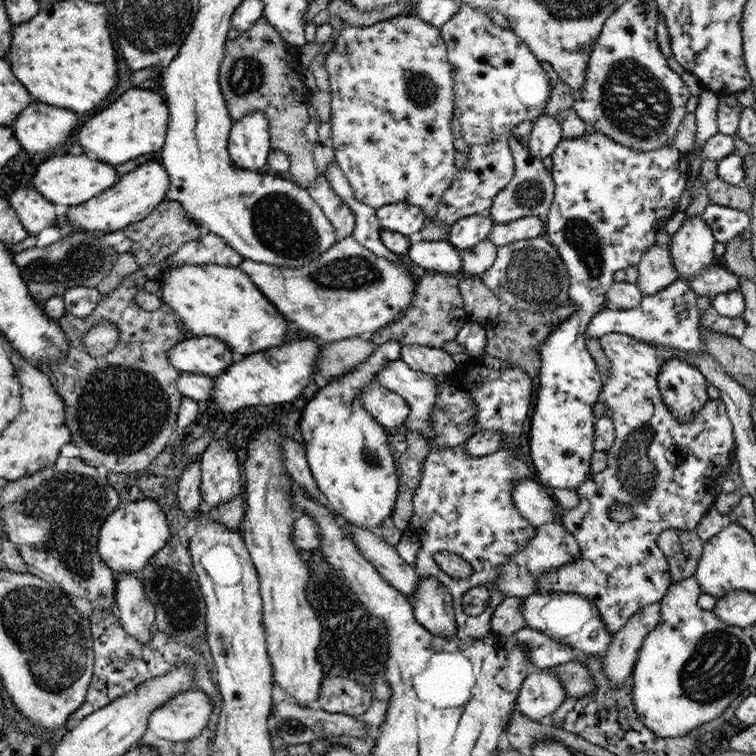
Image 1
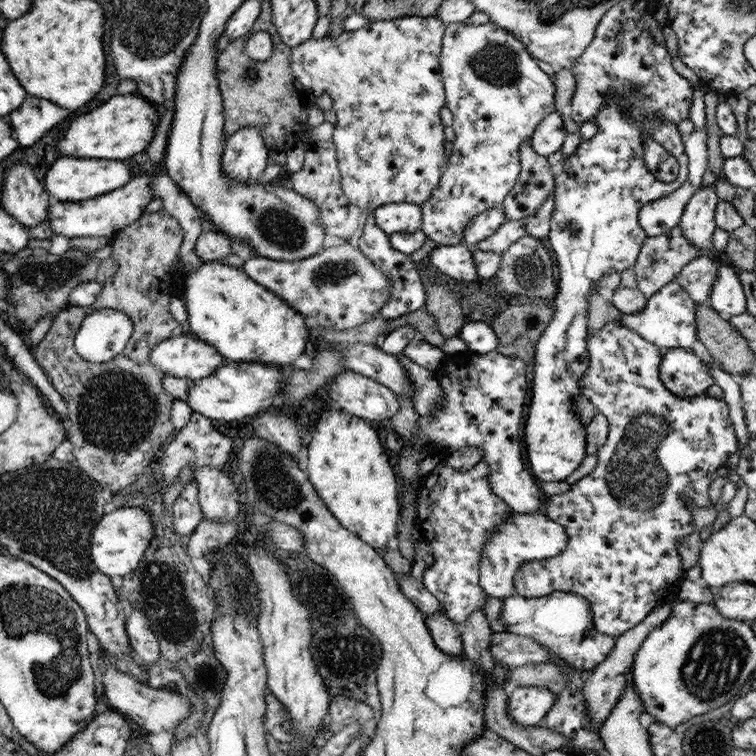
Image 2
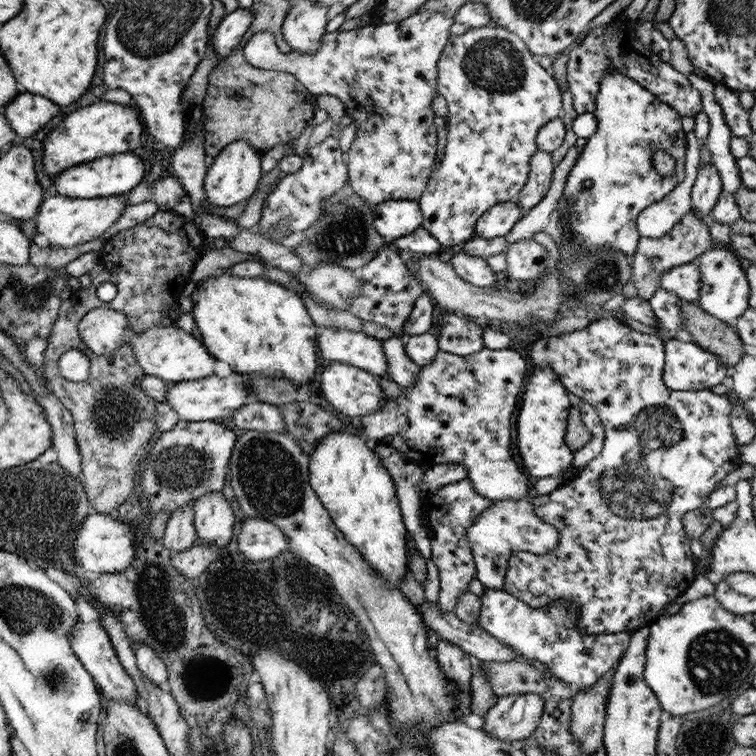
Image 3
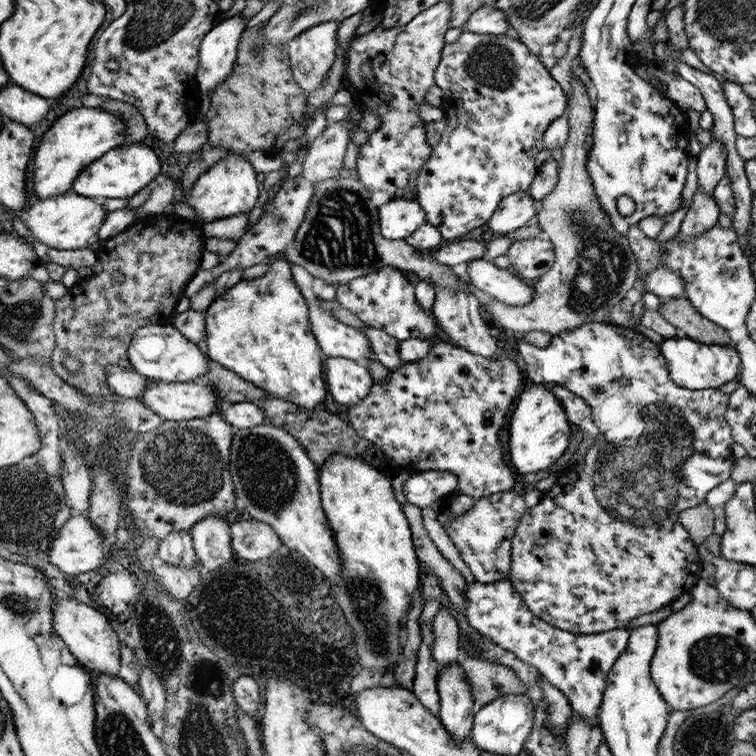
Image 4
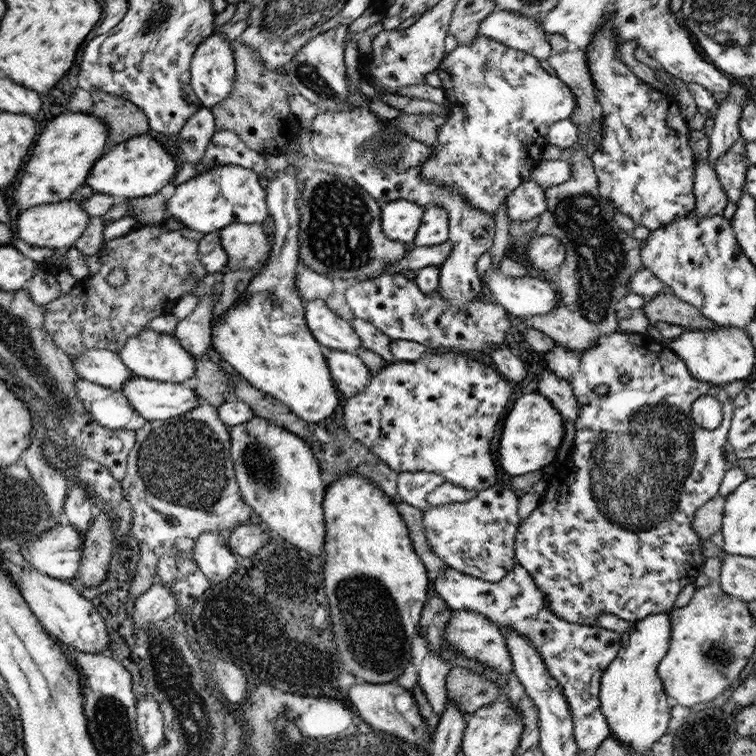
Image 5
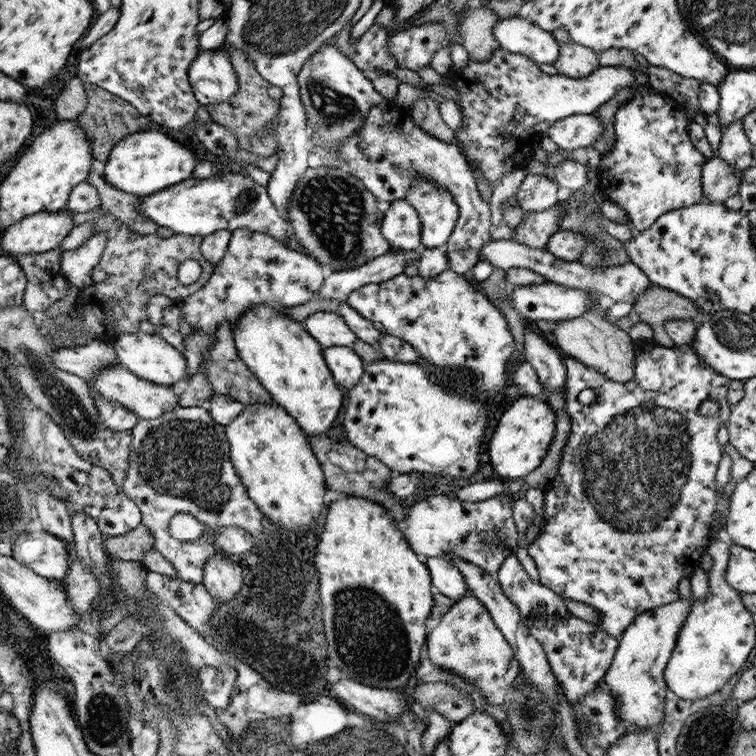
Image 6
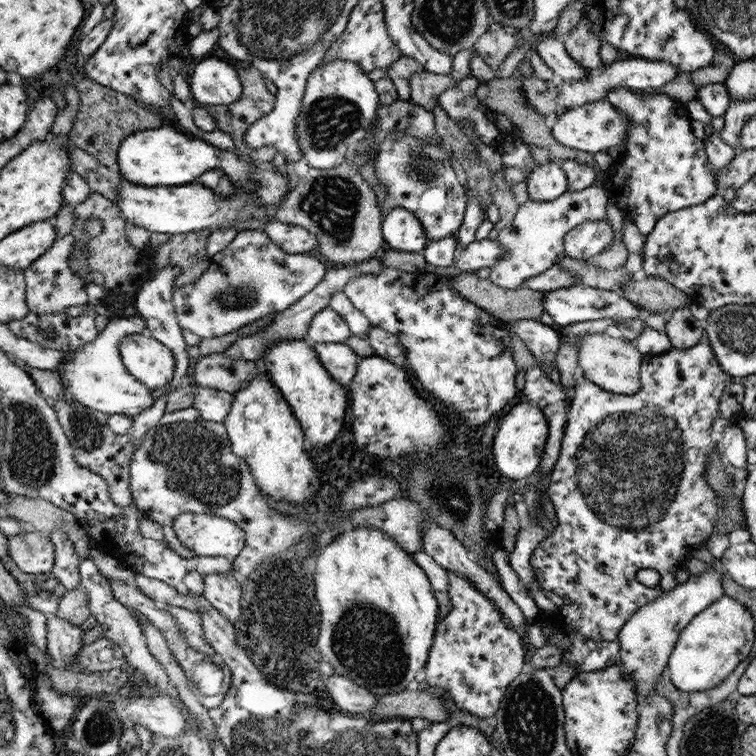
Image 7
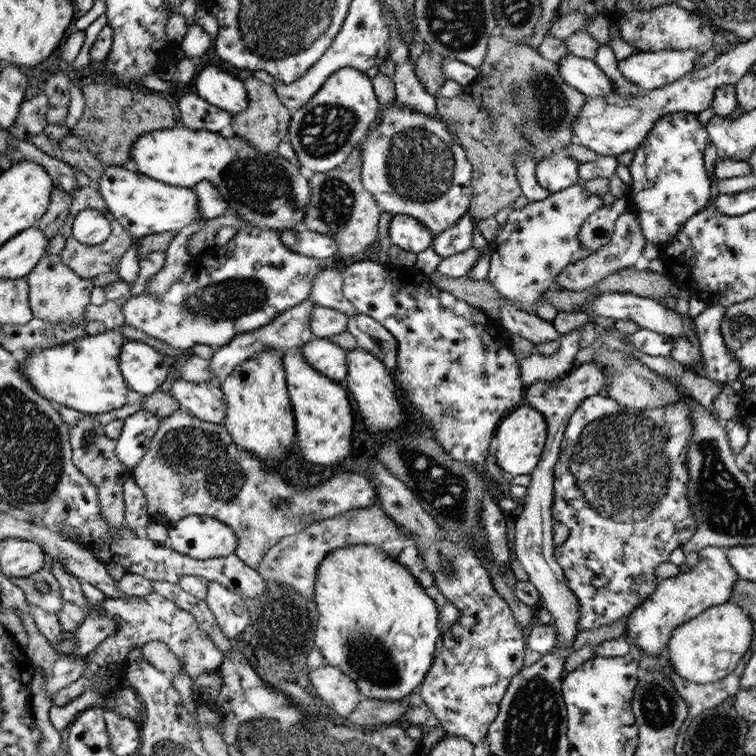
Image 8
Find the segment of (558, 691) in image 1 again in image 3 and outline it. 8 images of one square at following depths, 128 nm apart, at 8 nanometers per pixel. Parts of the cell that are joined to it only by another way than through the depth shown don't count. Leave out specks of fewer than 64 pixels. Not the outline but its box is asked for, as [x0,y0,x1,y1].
[482,694,544,740]

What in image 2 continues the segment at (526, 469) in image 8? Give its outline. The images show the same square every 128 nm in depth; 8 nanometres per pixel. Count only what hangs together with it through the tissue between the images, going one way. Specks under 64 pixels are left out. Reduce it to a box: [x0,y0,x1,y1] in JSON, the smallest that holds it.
[524,97,688,482]

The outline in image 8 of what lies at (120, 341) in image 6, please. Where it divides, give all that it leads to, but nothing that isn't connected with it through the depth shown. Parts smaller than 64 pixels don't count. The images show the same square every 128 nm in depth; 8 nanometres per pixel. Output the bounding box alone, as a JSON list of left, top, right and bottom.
[120,341,172,396]

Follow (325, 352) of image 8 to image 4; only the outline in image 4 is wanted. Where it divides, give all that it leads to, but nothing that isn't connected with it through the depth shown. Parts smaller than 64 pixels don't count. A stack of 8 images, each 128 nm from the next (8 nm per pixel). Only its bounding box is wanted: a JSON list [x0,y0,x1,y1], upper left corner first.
[324,358,375,409]

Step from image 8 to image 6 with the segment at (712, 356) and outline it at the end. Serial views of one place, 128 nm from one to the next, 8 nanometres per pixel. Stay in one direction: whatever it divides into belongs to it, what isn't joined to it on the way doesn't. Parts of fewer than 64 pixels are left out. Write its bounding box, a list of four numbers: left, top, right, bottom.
[528,339,731,638]

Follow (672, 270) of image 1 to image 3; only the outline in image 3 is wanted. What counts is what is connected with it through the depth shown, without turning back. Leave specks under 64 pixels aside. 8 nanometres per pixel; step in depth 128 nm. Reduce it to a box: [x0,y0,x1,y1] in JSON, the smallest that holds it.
[631,210,714,301]

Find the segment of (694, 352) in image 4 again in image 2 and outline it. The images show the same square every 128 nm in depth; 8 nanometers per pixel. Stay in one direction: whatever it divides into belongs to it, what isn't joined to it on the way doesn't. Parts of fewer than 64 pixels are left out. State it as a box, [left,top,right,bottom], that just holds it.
[659,348,714,400]

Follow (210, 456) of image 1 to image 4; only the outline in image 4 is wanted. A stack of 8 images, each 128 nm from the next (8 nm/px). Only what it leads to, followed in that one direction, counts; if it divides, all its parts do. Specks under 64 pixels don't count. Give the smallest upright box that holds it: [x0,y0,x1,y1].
[192,517,232,570]

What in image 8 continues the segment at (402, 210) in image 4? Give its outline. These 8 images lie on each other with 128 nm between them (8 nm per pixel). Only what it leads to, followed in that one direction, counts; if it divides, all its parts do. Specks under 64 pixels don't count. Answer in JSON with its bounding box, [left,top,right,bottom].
[389,214,435,254]

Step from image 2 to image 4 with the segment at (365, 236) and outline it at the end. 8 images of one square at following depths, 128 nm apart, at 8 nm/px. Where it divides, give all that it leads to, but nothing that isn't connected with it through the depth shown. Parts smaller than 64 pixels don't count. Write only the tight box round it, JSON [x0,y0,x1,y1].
[335,266,444,342]

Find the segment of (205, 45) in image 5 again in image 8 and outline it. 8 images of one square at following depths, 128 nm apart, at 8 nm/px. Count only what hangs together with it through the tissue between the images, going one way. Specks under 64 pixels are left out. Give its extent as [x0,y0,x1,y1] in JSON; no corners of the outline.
[192,64,248,112]

